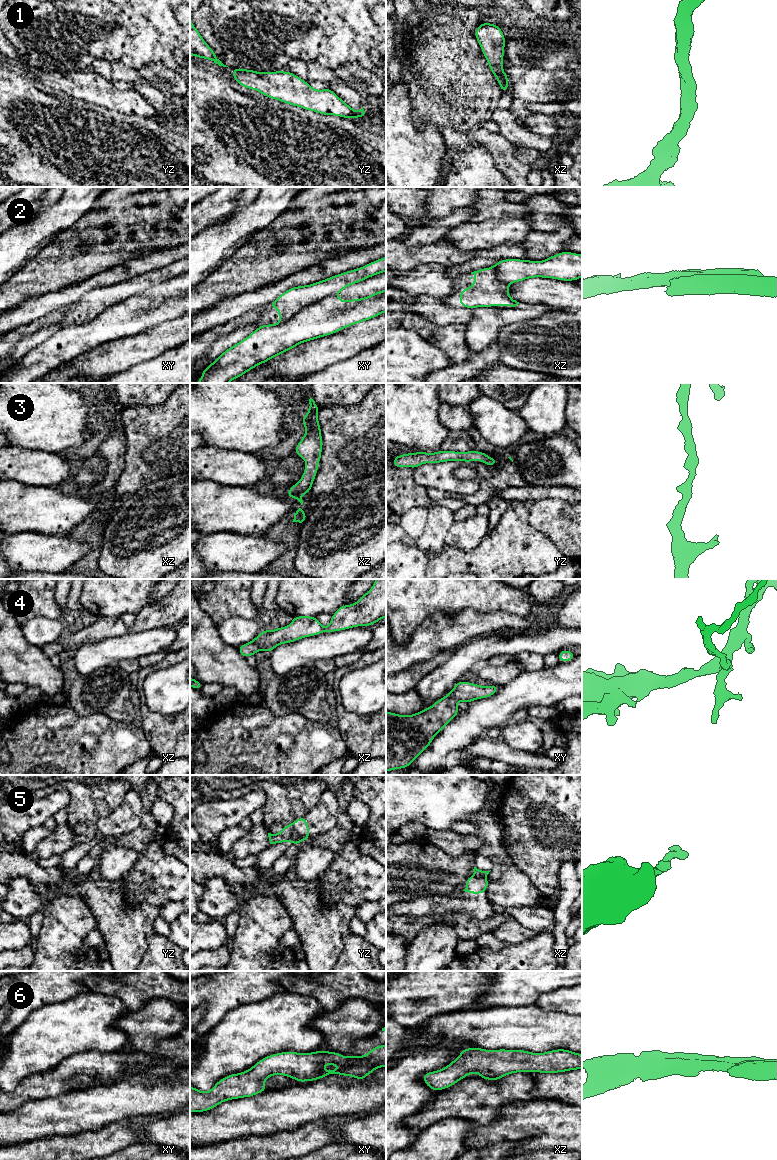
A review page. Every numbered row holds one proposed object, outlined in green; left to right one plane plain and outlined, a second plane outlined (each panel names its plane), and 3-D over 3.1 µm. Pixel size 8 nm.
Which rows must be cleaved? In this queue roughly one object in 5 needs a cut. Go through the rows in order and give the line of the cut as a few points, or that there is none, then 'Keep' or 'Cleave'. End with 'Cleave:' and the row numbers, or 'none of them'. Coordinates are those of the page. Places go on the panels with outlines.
1: No split. Keep
2: Split along xy (334, 294), (327, 295), (304, 306), (289, 318), (279, 322). Cleave
3: No split. Keep
4: No split. Keep
5: Split along yz (291, 825), (291, 835), (288, 840). Cleave
6: No split. Keep
Cleave: 2, 5

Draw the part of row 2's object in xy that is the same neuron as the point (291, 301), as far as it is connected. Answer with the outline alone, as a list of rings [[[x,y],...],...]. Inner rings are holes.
[[[386,256],[325,280],[290,288],[270,303],[269,307],[278,310],[279,322],[286,321],[304,307],[383,272],[386,272]]]

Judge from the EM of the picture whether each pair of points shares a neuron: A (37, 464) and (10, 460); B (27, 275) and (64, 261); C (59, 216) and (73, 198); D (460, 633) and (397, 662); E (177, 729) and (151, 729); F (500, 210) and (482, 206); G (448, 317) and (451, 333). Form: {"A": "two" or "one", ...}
{"A": "one", "B": "one", "C": "one", "D": "one", "E": "one", "F": "one", "G": "two"}

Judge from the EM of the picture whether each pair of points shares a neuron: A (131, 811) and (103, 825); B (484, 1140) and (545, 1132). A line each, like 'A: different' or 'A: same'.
A: same
B: same

